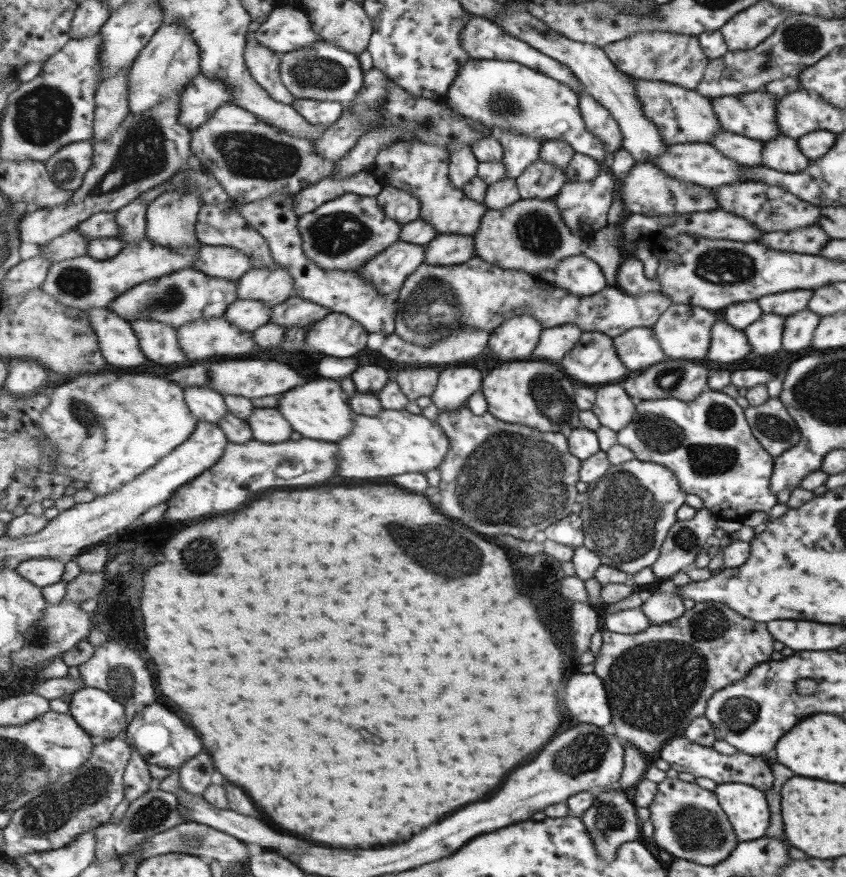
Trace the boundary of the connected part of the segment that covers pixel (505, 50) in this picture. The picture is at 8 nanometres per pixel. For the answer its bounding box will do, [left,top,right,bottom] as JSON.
[461,14,583,95]

